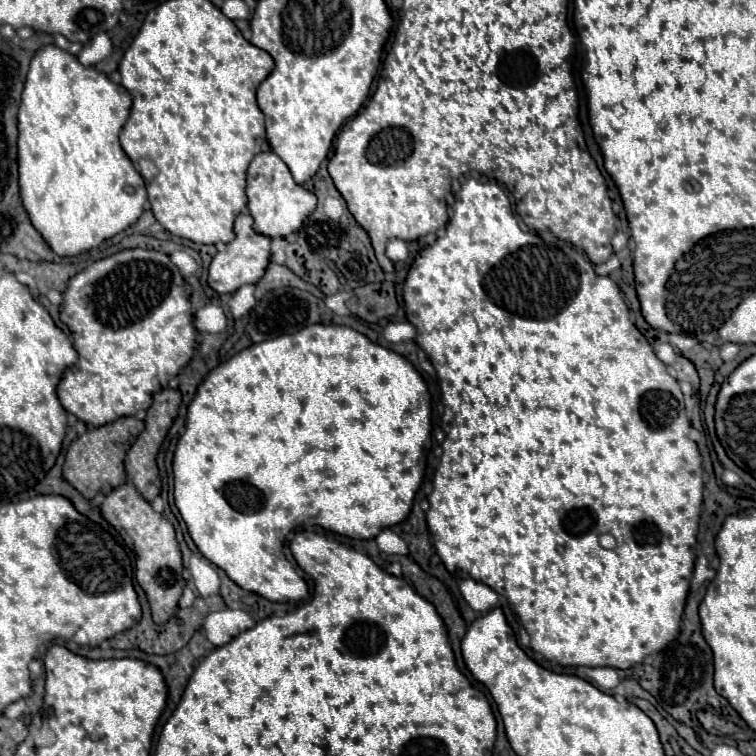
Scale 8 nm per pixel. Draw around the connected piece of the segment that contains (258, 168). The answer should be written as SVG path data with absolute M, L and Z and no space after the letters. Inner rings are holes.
M271 151L259 153L253 157L247 169L247 183L245 183L245 195L247 195L247 209L253 217L253 229L259 235L277 239L287 237L303 225L303 221L313 213L317 205L317 197L297 185L287 169L287 165Z

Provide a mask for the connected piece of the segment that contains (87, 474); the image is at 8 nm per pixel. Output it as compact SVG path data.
M121 417L113 423L89 429L83 437L77 437L69 445L67 457L63 463L63 479L69 485L73 485L87 501L99 505L113 487L119 487L125 483L123 457L141 431L143 431L143 421L135 417Z

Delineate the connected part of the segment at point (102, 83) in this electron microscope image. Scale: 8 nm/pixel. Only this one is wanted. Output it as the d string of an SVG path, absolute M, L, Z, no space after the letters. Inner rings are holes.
M47 45L31 59L17 113L19 193L33 227L59 257L73 257L99 247L105 239L133 225L143 213L147 201L145 181L119 145L119 131L129 117L129 109L131 95L121 85L111 83L91 67L83 67L59 47ZM125 185L135 187L135 193L127 195Z

